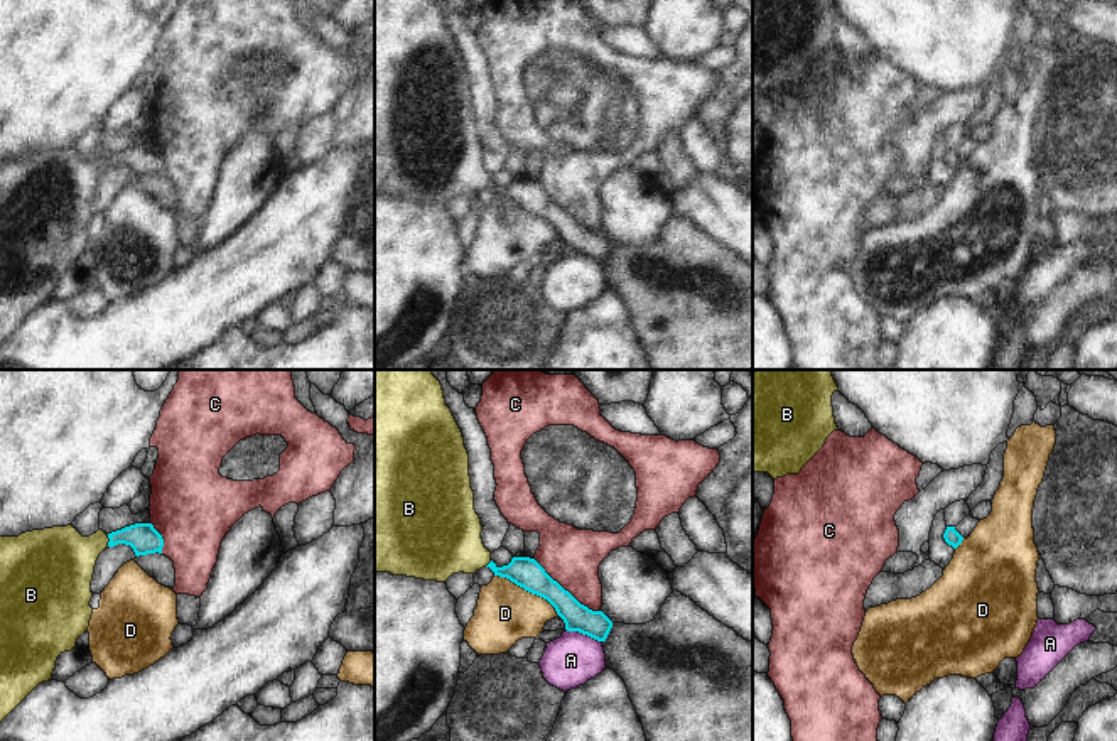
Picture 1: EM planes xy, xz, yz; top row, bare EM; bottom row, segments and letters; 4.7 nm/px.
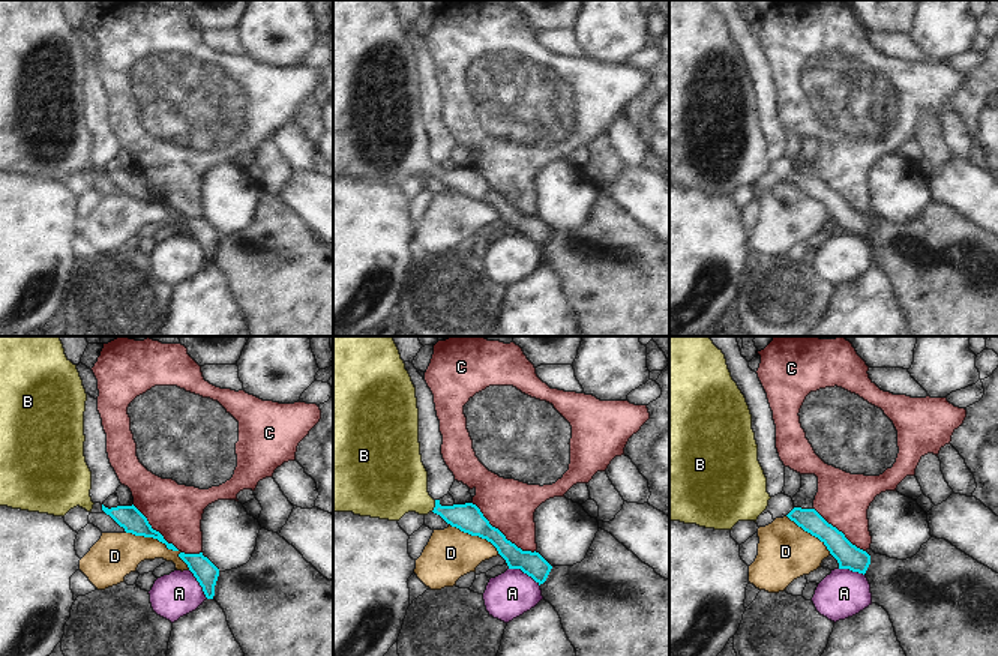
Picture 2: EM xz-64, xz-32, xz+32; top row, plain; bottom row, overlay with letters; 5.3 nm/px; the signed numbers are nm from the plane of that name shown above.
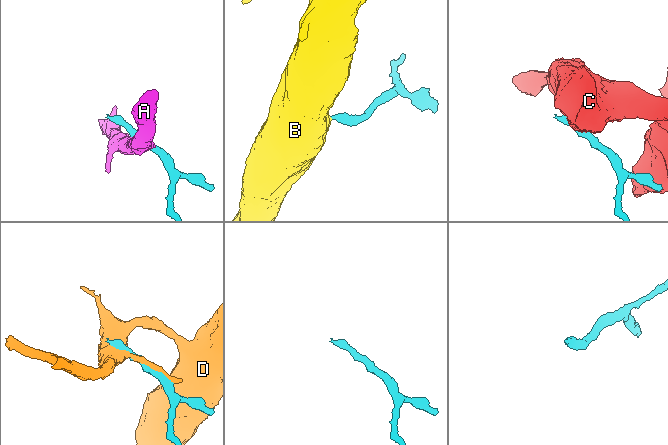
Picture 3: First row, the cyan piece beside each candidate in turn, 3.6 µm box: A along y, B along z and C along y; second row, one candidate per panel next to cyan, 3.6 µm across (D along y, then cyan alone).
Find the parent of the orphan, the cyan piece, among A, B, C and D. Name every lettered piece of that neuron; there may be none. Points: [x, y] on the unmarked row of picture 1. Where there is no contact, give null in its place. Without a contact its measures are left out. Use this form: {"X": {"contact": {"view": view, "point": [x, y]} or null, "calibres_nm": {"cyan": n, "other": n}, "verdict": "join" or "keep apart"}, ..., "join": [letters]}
{"A": {"contact": {"view": "xz", "point": [584, 255]}, "calibres_nm": {"cyan": 130, "other": 240}, "verdict": "keep apart"}, "B": {"contact": {"view": "xy", "point": [110, 162]}, "calibres_nm": {"cyan": 150, "other": 300}, "verdict": "join"}, "C": {"contact": {"view": "xz", "point": [567, 213]}, "calibres_nm": {"cyan": 150, "other": 280}, "verdict": "keep apart"}, "D": {"contact": {"view": "xz", "point": [528, 213]}, "calibres_nm": {"cyan": 150, "other": 280}, "verdict": "keep apart"}, "join": ["B"]}

